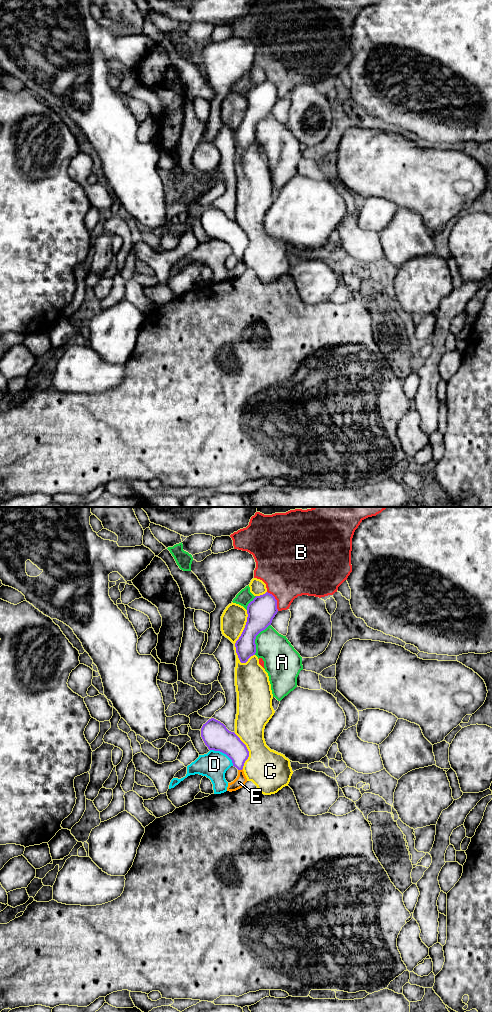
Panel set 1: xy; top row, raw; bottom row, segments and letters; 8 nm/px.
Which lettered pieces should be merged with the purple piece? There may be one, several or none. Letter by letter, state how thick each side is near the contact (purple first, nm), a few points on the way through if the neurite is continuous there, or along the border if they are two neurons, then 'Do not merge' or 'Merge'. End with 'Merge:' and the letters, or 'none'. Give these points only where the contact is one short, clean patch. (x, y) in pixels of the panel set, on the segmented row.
A: Thickness 220 nm (purple) against 260 nm. Do not merge
B: Thickness 220 nm (purple) against 420 nm. Do not merge
C: Thickness 200 nm (purple) against 200 nm. Do not merge
D: Thickness 220 nm (purple) against 220 nm. Do not merge
E: Thickness 190 nm (purple) against 90 nm. Path across: xy (227, 742), (238, 753), (240, 769), (239, 782). Merge
Merge: E

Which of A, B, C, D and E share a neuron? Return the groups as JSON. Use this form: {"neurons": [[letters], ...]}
{"neurons": [["A"], ["B"], ["C"], ["D"], ["E"]]}

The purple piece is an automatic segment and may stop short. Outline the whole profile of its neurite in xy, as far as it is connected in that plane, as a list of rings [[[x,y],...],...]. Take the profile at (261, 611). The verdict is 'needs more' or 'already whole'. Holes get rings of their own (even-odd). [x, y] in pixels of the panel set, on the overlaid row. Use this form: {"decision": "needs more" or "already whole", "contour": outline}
{"decision": "already whole", "contour": [[[266,592],[256,596],[247,606],[247,622],[245,628],[235,643],[236,653],[241,663],[246,663],[248,659],[256,653],[256,636],[269,625],[277,614],[277,600]]]}

